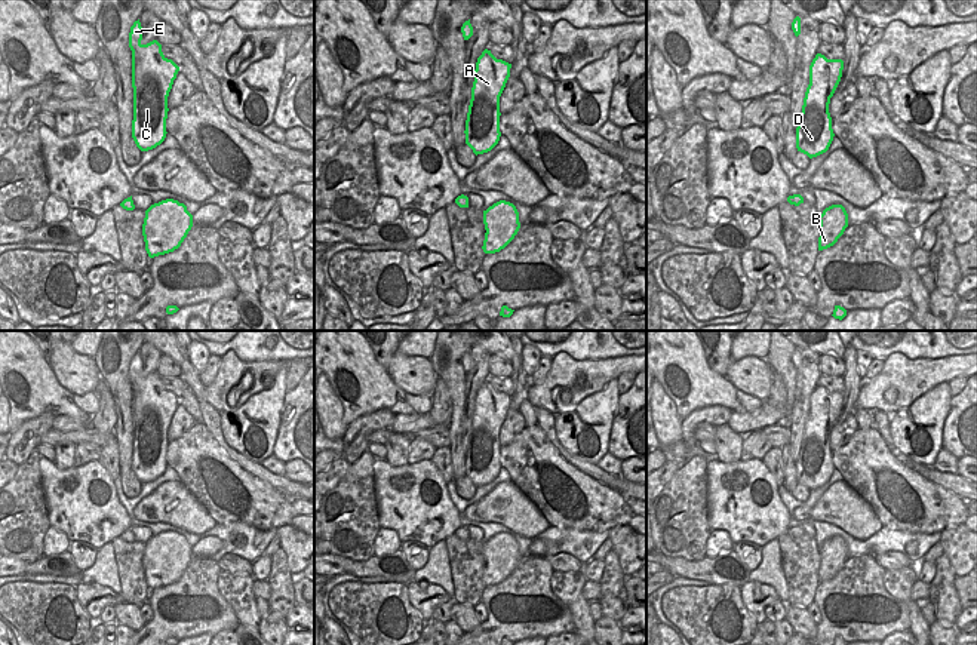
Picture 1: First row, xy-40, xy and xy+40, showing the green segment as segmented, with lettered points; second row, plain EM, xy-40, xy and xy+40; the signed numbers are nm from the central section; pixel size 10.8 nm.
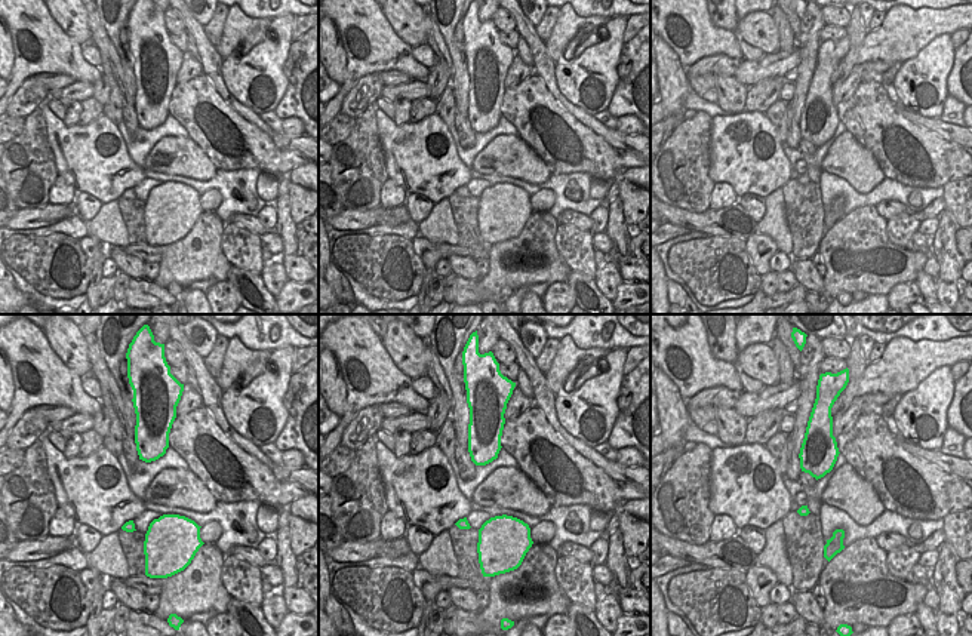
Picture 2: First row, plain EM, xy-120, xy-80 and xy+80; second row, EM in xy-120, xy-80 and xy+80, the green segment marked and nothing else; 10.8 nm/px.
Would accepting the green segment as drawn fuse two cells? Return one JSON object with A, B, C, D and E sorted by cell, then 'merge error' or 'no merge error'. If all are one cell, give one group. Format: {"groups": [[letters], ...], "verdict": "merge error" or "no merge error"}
{"groups": [["A", "B", "C", "D", "E"]], "verdict": "no merge error"}

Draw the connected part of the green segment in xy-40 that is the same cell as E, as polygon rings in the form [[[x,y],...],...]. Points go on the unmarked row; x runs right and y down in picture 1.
[[[138,351],[129,365],[133,420],[132,470],[141,483],[148,483],[166,470],[168,429],[179,399],[163,387],[157,372],[147,377],[141,372],[142,359]]]

